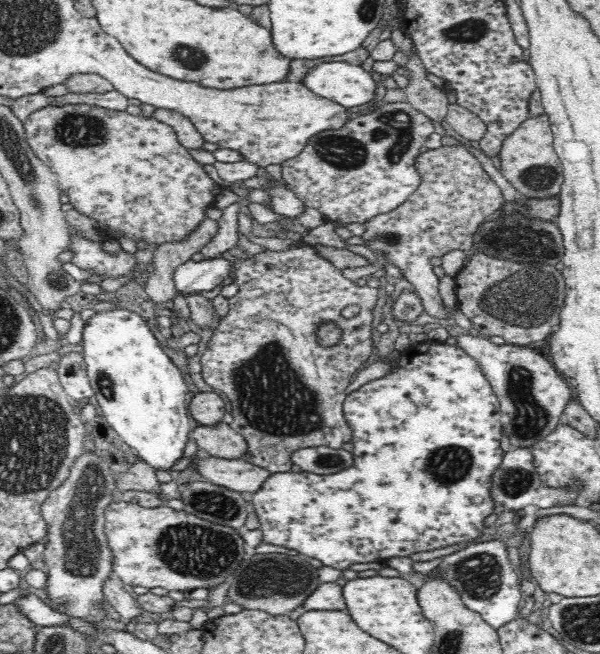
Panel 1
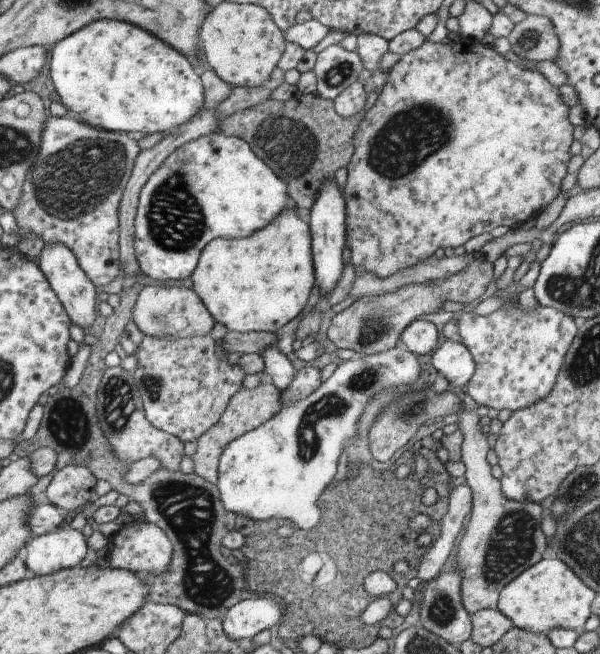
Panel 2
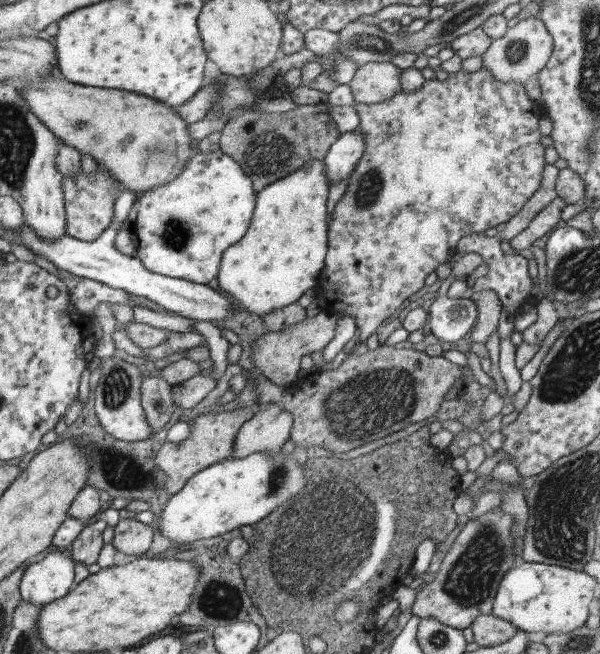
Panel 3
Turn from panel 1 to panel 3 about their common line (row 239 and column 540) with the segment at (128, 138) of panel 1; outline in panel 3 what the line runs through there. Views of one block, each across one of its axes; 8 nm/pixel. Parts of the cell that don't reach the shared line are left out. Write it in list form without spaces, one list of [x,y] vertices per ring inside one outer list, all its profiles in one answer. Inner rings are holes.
[[[481,68],[476,72],[472,72],[472,74],[468,74],[468,72],[464,72],[461,69],[459,72],[450,73],[446,80],[442,80],[440,75],[432,80],[426,80],[424,82],[424,86],[420,88],[420,90],[416,90],[416,92],[412,92],[412,94],[404,94],[401,91],[398,91],[398,94],[394,96],[394,98],[389,98],[388,100],[384,100],[384,102],[379,102],[378,104],[360,104],[360,102],[356,102],[354,106],[358,117],[359,117],[359,130],[362,130],[364,134],[364,140],[366,140],[366,148],[364,148],[364,154],[362,154],[362,158],[360,158],[360,162],[356,165],[356,168],[353,170],[351,175],[349,176],[350,180],[348,180],[348,186],[342,195],[342,198],[336,204],[336,208],[334,208],[334,212],[332,212],[332,219],[328,224],[328,250],[325,256],[325,264],[321,273],[321,278],[318,280],[317,288],[319,290],[319,306],[324,312],[328,312],[331,315],[341,316],[350,316],[354,319],[356,326],[360,328],[360,341],[357,343],[366,342],[366,340],[372,336],[372,332],[376,332],[376,329],[386,318],[392,316],[400,305],[406,298],[410,298],[412,294],[416,294],[418,290],[420,290],[424,286],[424,280],[429,275],[432,274],[440,266],[440,264],[444,264],[450,261],[452,256],[457,252],[456,244],[460,242],[460,238],[464,236],[468,236],[468,234],[480,234],[481,232],[486,232],[488,228],[494,228],[498,226],[498,224],[507,223],[512,216],[516,216],[520,210],[522,210],[522,206],[532,198],[532,194],[534,194],[538,188],[540,188],[540,182],[542,182],[542,172],[544,172],[544,164],[546,160],[544,159],[544,146],[542,142],[540,142],[542,132],[540,132],[540,126],[538,126],[538,116],[534,114],[534,102],[530,100],[530,96],[526,94],[526,90],[524,89],[523,84],[516,84],[516,82],[498,82],[494,76],[492,76],[492,72],[488,72],[486,68]]]

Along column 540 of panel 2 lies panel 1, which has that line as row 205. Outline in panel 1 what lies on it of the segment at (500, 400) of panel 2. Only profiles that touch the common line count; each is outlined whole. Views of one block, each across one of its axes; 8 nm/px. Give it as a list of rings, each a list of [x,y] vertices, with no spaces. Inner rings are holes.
[[[394,102],[377,108],[371,113],[350,119],[342,128],[318,132],[298,156],[281,162],[286,186],[305,206],[319,210],[330,221],[345,223],[366,221],[404,203],[418,188],[420,175],[413,166],[422,144],[434,132],[433,120],[407,102]]]

